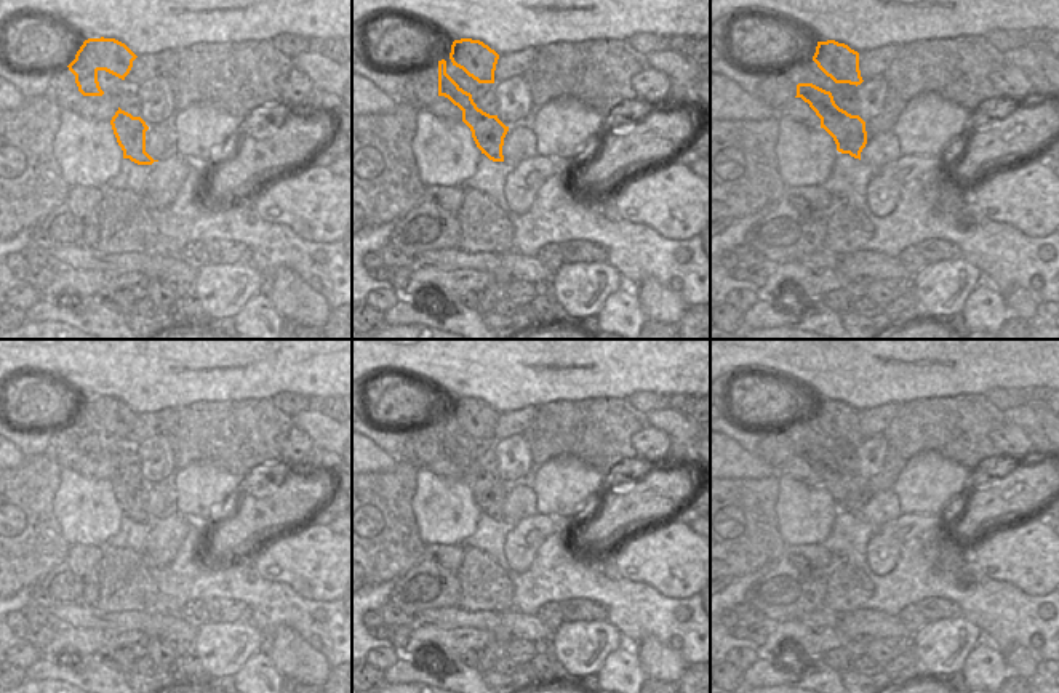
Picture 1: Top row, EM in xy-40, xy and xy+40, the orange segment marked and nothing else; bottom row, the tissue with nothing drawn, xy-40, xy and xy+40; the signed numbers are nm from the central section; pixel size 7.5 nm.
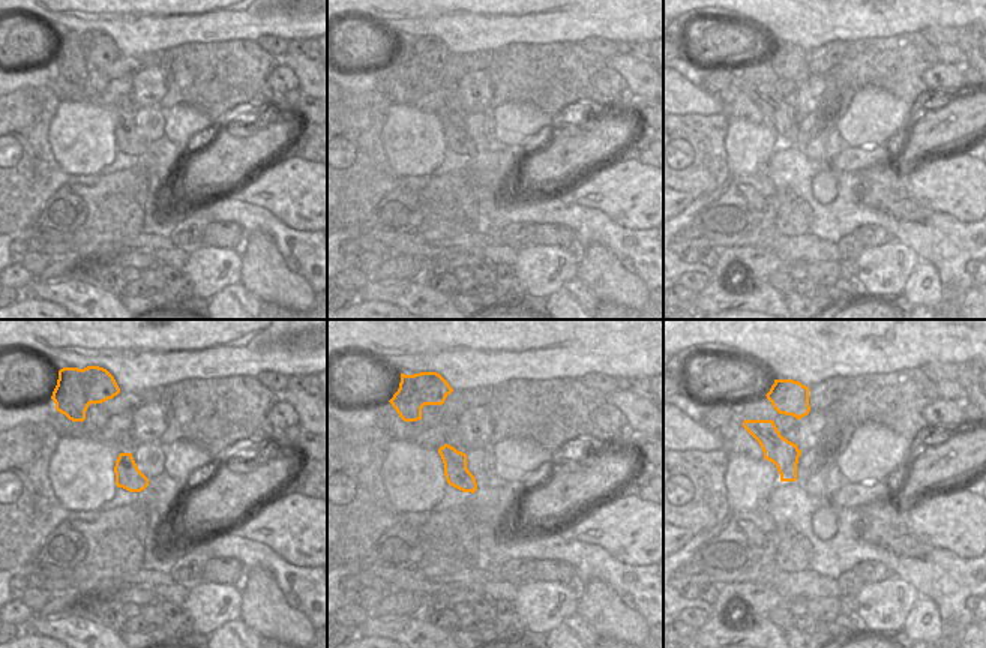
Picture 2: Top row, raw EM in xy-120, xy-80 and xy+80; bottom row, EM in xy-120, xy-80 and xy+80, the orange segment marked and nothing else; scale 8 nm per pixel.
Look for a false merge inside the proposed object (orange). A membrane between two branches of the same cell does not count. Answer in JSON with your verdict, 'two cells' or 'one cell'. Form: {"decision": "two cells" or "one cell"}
{"decision": "two cells"}

